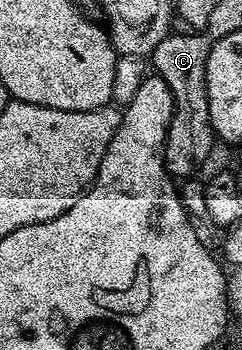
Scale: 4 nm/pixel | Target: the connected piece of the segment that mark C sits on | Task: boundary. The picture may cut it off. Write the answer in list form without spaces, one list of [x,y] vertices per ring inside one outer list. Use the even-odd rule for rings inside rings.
[[[170,32],[166,38],[159,40],[154,48],[151,61],[156,77],[162,78],[173,94],[173,115],[165,137],[165,167],[177,180],[185,180],[193,174],[213,154],[215,135],[209,119],[207,104],[207,56],[211,45],[201,32]]]

